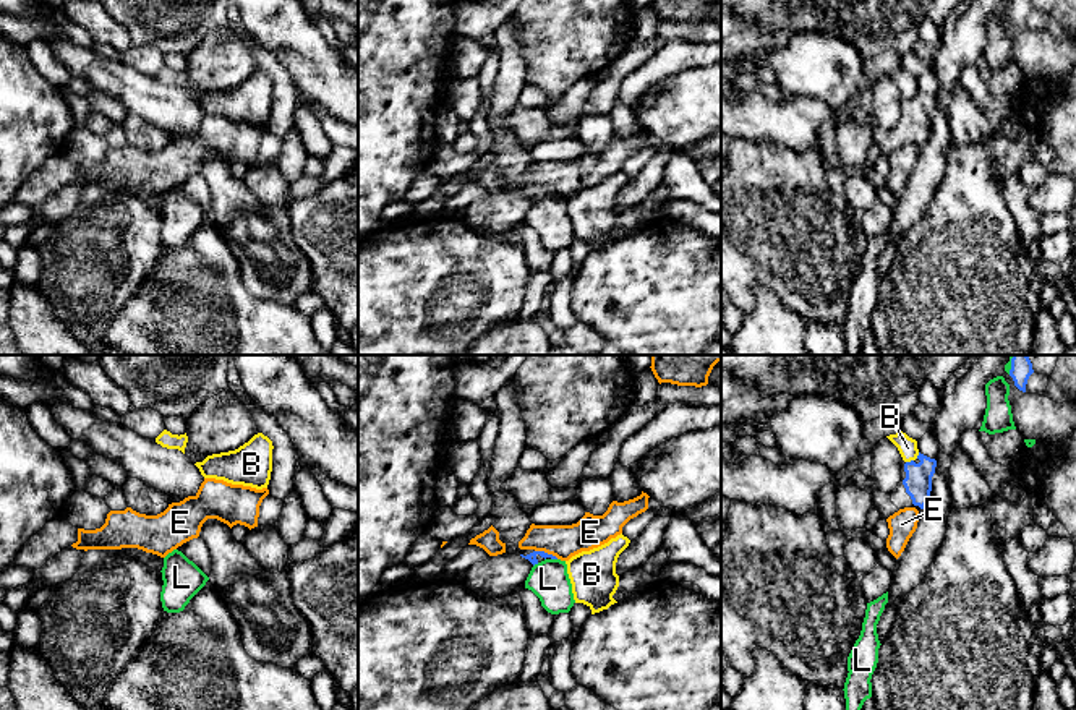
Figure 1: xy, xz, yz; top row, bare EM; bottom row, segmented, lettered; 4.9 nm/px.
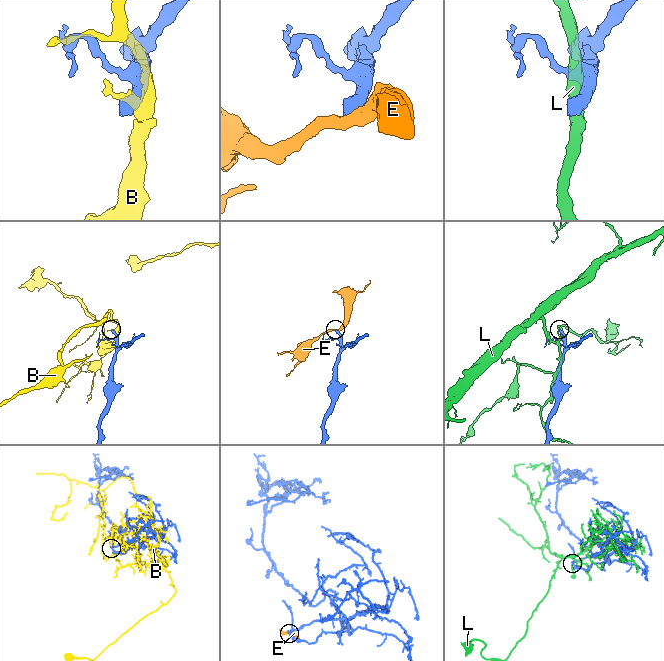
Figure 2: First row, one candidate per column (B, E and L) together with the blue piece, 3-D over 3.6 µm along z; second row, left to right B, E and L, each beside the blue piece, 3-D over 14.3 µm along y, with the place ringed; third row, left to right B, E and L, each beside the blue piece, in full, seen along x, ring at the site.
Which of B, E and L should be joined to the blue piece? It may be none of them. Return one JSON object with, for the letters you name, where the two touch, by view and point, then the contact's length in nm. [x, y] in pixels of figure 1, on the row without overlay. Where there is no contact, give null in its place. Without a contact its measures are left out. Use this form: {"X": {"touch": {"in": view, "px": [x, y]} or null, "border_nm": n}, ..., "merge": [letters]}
{"merge": []}

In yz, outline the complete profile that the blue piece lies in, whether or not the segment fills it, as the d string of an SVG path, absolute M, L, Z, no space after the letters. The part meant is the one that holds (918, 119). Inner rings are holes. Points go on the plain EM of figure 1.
M919 89L916 97L903 99L901 118L890 130L882 130L872 113L857 109L846 122L865 126L872 135L872 143L877 144L883 156L904 144L916 144L919 149L930 136L932 113L935 110L937 97Z

